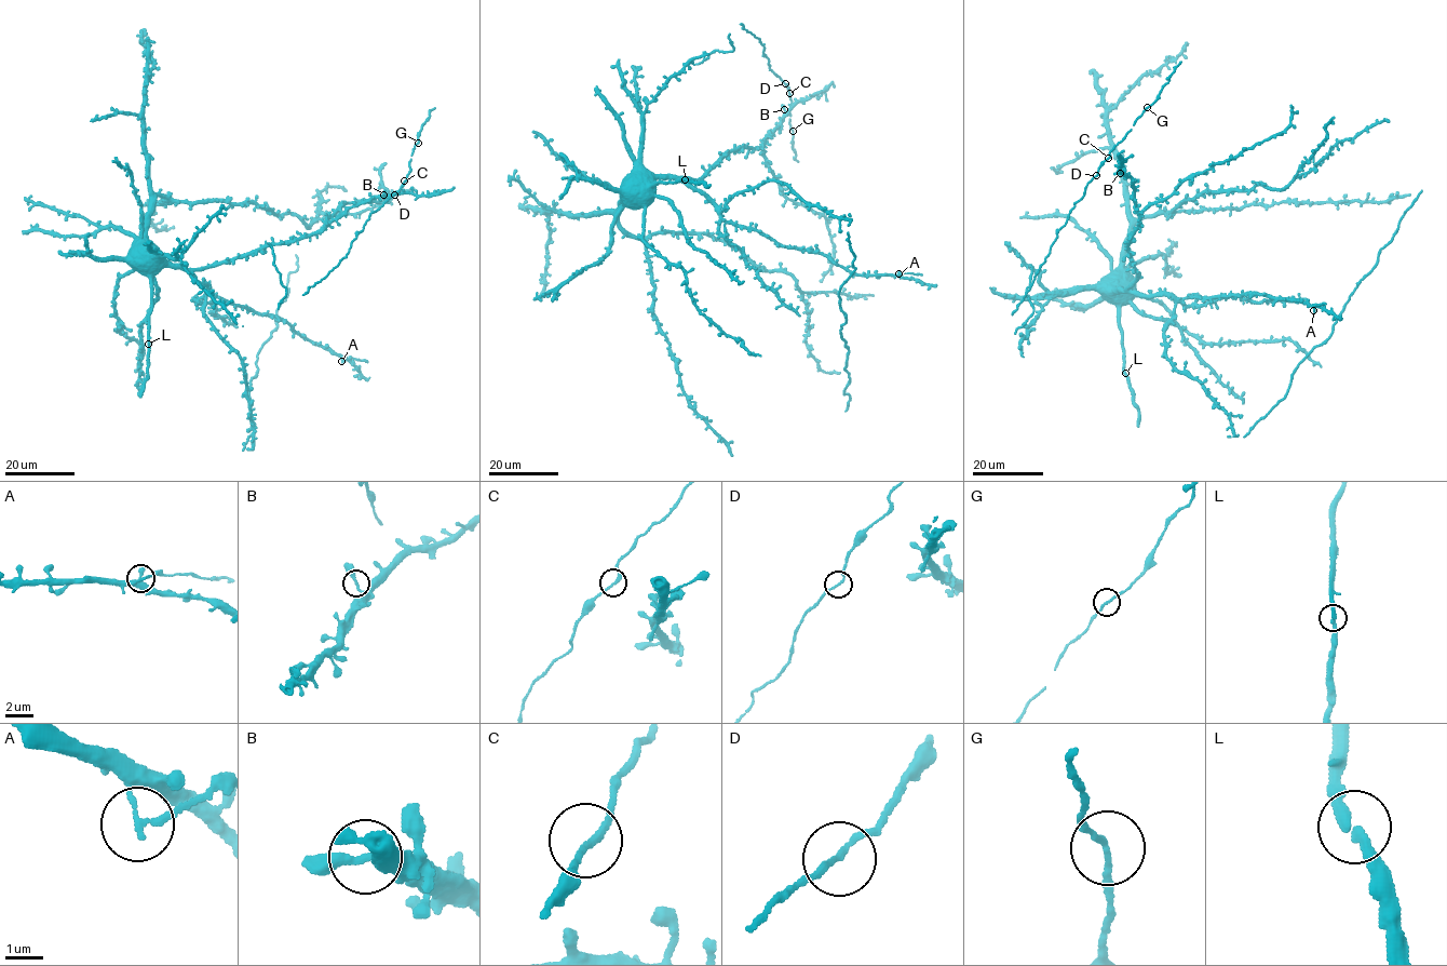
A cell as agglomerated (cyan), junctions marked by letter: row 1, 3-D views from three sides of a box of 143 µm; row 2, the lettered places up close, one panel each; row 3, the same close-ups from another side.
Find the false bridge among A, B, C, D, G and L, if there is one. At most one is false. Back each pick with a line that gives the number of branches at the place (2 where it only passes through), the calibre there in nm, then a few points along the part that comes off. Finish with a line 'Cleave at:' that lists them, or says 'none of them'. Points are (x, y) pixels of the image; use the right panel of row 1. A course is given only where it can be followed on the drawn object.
A: branches 2; calibre 140 nm
Cleave at: A

